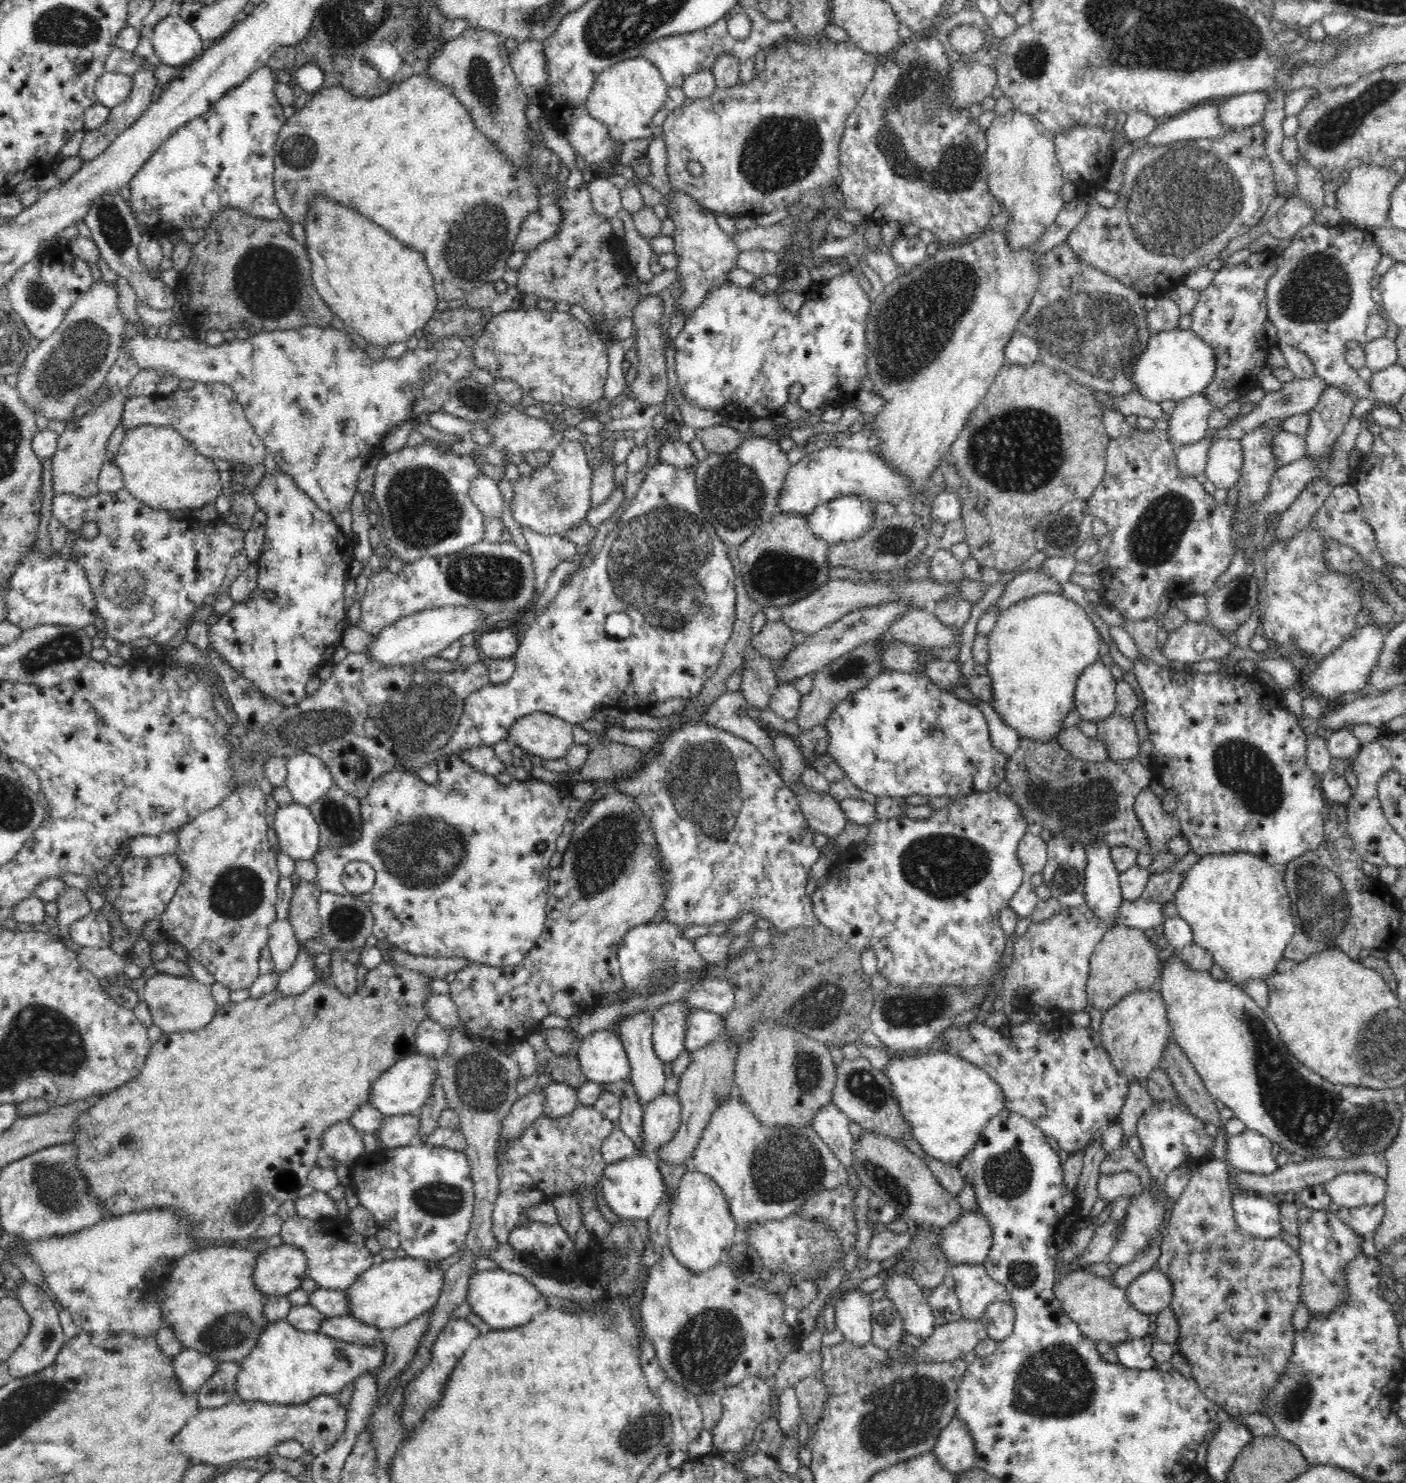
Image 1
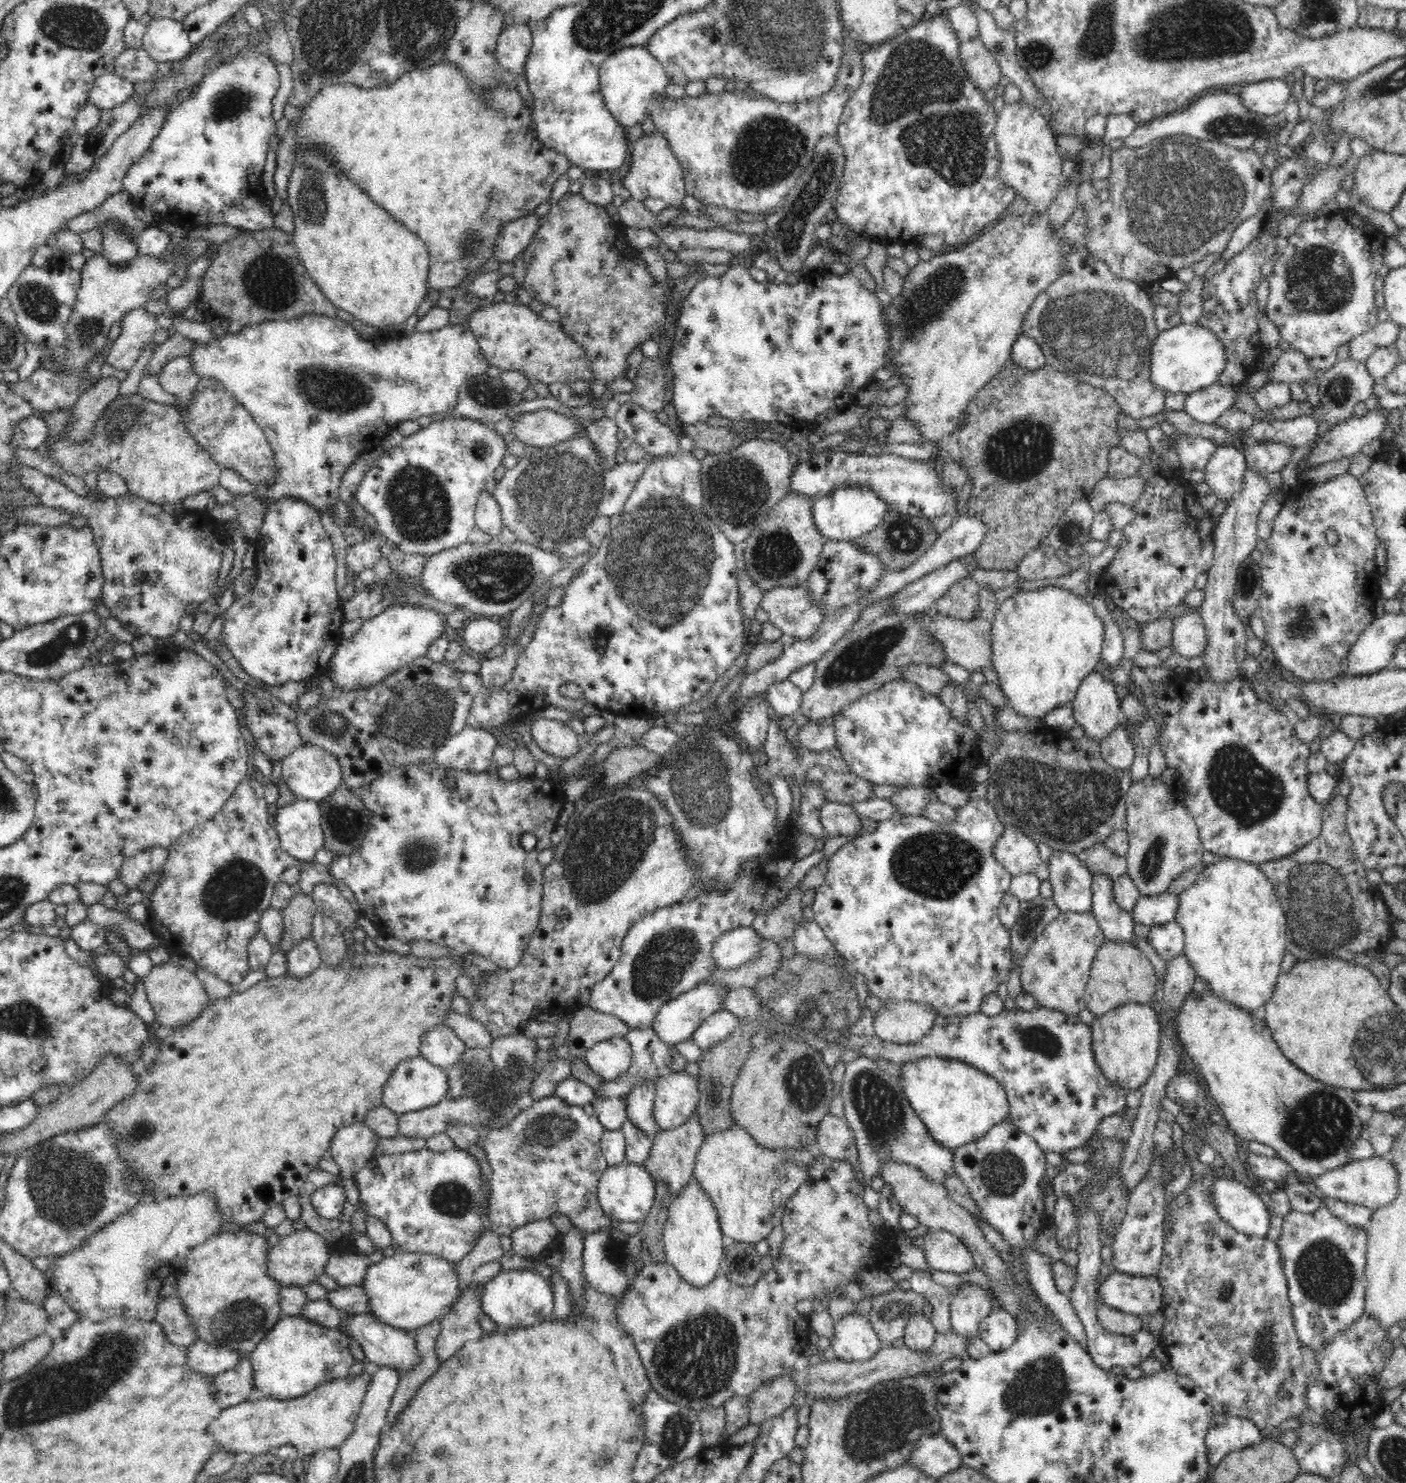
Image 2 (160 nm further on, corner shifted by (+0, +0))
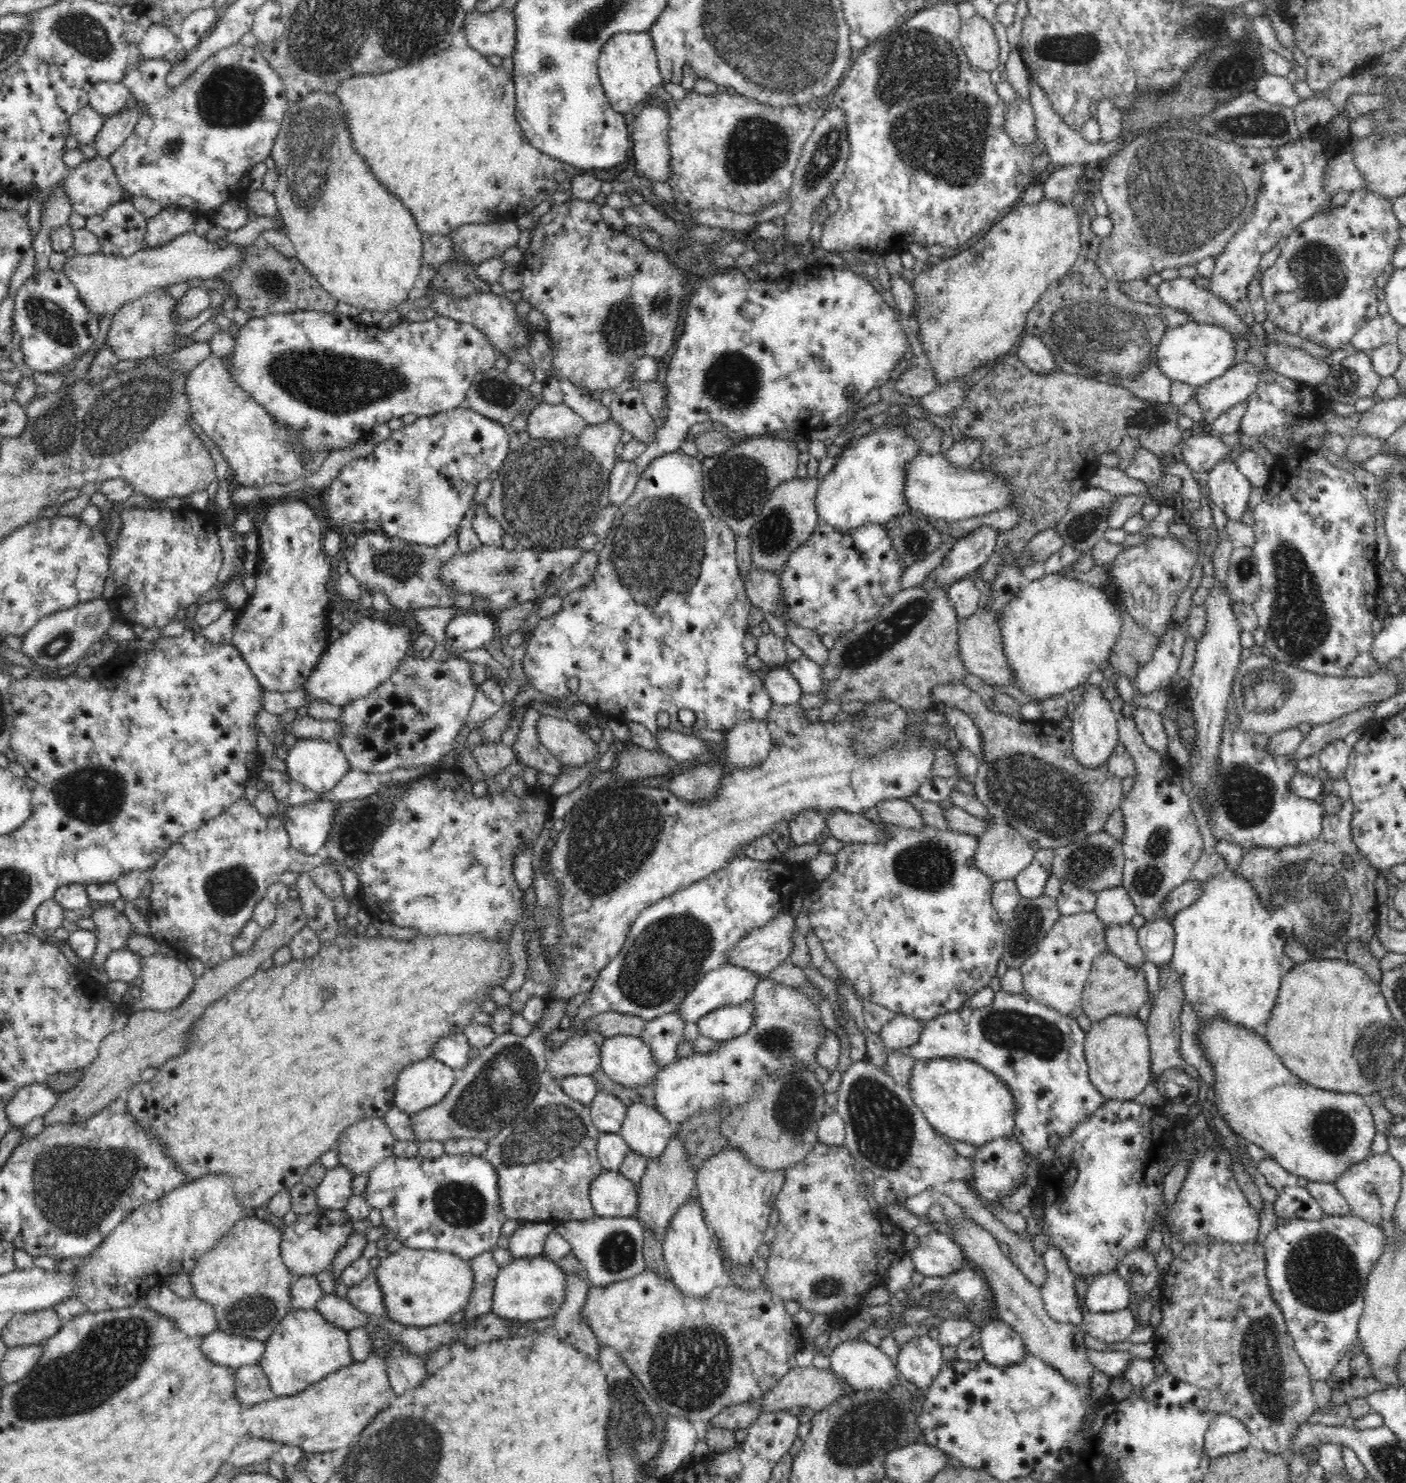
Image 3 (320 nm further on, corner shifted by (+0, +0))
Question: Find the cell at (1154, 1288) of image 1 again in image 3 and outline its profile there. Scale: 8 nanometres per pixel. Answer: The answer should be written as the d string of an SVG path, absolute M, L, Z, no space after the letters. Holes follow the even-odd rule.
M1117 1271L1097 1275L1083 1289L1085 1308L1092 1312L1129 1308L1132 1291Z

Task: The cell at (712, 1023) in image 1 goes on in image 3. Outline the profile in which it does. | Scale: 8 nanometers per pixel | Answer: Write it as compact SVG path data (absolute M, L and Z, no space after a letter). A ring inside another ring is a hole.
M750 1000L738 1006L728 1005L717 1008L702 1016L697 1025L706 1039L725 1041L742 1036L752 1026L753 1014Z

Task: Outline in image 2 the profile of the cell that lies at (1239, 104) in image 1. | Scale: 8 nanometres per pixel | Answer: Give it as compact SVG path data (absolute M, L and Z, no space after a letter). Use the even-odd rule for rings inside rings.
M1266 79L1247 84L1239 95L1248 111L1271 115L1284 111L1290 100L1291 87L1284 79Z

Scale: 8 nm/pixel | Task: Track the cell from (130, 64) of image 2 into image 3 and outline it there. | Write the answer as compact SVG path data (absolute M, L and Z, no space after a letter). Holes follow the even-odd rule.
M241 43L209 56L178 87L168 87L164 76L158 82L158 72L162 72L158 66L160 60L138 60L124 76L123 83L132 98L143 104L143 113L132 134L108 157L119 183L132 197L156 200L163 208L186 208L193 212L195 220L212 218L228 200L246 203L248 191L246 186L239 186L238 180L246 178L255 164L271 156L290 105L281 76L254 47Z

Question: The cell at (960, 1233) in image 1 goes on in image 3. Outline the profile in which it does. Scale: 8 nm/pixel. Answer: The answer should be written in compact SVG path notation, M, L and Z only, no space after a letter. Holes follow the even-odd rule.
M933 1231L926 1236L920 1237L918 1246L910 1253L915 1270L929 1276L944 1276L956 1272L966 1260L960 1245L944 1233Z

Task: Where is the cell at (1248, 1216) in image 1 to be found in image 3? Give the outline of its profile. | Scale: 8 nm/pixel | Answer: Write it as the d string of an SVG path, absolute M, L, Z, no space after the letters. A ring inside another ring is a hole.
M1134 1099L1106 1100L1103 1102L1101 1107L1098 1107L1090 1115L1090 1118L1087 1118L1085 1121L1080 1121L1076 1126L1073 1126L1069 1135L1062 1137L1061 1141L1054 1145L1053 1149L1056 1151L1054 1152L1054 1158L1049 1162L1044 1163L1040 1168L1038 1175L1038 1192L1034 1193L1030 1204L1032 1208L1035 1206L1036 1209L1040 1210L1043 1215L1044 1222L1041 1223L1041 1227L1042 1230L1046 1232L1046 1236L1048 1236L1049 1246L1055 1246L1055 1248L1059 1248L1064 1253L1070 1270L1075 1274L1079 1282L1087 1283L1097 1275L1116 1271L1118 1264L1120 1264L1120 1260L1122 1260L1128 1252L1132 1252L1132 1250L1138 1248L1138 1246L1144 1246L1144 1244L1147 1244L1148 1234L1152 1232L1152 1228L1155 1225L1160 1225L1161 1228L1167 1224L1168 1227L1170 1227L1171 1236L1179 1236L1180 1240L1185 1244L1190 1244L1190 1242L1202 1244L1204 1240L1219 1240L1220 1242L1238 1243L1246 1243L1256 1240L1256 1235L1258 1235L1260 1227L1259 1213L1256 1211L1256 1208L1248 1202L1243 1191L1238 1187L1237 1179L1233 1174L1234 1158L1230 1156L1226 1149L1220 1150L1219 1152L1218 1145L1216 1145L1216 1140L1219 1142L1221 1141L1218 1132L1211 1124L1210 1118L1207 1119L1207 1123L1208 1126L1205 1129L1205 1132L1197 1132L1195 1135L1192 1135L1186 1132L1186 1128L1190 1126L1190 1119L1187 1119L1186 1117L1178 1117L1172 1121L1162 1115L1162 1109L1148 1108L1146 1105L1142 1106L1137 1104ZM1188 1140L1192 1140L1192 1144L1194 1144L1196 1158L1194 1158L1194 1162L1192 1162L1190 1168L1188 1168L1186 1182L1184 1182L1184 1186L1180 1188L1180 1192L1178 1192L1178 1196L1176 1196L1176 1202L1172 1205L1166 1205L1163 1196L1163 1170L1166 1168L1166 1162L1168 1162L1168 1156L1170 1156L1170 1154L1180 1153L1179 1157L1180 1159L1182 1158L1182 1152L1186 1150L1186 1142L1188 1142Z

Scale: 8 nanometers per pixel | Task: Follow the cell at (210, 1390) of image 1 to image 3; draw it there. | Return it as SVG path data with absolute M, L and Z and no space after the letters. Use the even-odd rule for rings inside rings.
M259 1364L243 1366L235 1371L234 1395L240 1404L251 1407L275 1397L272 1387L270 1387L270 1381Z

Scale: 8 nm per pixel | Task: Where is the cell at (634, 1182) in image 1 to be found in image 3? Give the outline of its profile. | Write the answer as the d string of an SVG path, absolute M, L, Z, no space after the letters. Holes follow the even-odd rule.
M603 1171L592 1182L589 1201L598 1217L636 1217L638 1194L640 1186L634 1187L620 1172Z

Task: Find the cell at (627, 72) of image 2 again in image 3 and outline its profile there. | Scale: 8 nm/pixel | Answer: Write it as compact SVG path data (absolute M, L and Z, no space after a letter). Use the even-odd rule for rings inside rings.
M650 31L613 34L601 48L597 69L612 108L622 114L632 110L640 100L649 99L652 86L664 83Z

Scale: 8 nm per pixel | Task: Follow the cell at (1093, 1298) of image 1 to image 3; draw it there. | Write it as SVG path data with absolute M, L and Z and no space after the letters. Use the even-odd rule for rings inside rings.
M1127 1308L1115 1311L1084 1311L1081 1331L1102 1342L1124 1342L1137 1327L1136 1314Z

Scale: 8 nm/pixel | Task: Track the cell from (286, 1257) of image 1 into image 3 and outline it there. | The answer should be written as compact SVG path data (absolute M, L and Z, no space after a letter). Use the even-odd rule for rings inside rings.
M320 1205L310 1214L298 1215L297 1220L283 1231L280 1242L280 1256L288 1271L299 1277L317 1275L326 1270L340 1248L346 1244L346 1240L354 1233L353 1221L345 1210L321 1208Z

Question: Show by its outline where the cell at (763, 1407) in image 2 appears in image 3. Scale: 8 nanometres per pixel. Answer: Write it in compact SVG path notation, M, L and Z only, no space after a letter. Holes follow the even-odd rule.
M758 1400L732 1405L711 1418L709 1426L730 1429L734 1432L743 1428L749 1429L760 1414L762 1414L761 1404Z

